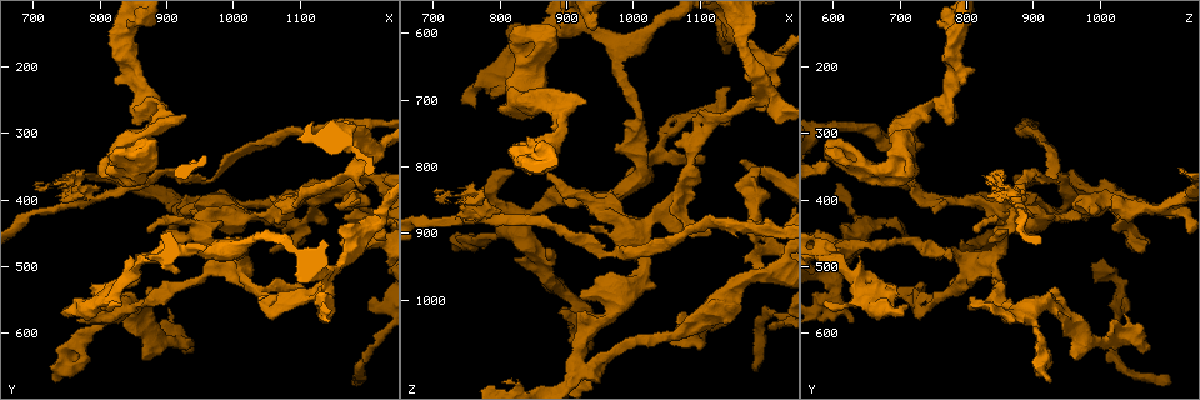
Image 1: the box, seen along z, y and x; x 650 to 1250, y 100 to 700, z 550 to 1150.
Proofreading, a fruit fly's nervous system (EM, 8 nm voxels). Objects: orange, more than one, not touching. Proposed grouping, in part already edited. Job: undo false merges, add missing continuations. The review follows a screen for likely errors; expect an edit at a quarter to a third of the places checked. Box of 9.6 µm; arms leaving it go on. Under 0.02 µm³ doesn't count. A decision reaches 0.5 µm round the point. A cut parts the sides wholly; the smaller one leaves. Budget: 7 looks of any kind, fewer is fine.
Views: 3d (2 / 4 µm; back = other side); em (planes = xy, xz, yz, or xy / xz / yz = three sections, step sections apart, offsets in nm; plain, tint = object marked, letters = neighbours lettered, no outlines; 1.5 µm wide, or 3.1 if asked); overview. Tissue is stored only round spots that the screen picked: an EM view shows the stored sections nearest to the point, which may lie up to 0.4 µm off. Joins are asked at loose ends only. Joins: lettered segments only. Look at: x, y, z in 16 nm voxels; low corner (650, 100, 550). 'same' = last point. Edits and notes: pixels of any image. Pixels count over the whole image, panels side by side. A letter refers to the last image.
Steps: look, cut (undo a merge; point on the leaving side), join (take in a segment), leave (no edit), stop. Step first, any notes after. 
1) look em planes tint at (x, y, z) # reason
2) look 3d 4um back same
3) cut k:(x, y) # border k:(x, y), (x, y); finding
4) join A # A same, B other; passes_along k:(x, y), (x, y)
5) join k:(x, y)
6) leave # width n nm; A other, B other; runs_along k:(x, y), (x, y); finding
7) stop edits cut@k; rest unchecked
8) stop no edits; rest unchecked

look em planes letters at (1205, 570, 1045) # an open end

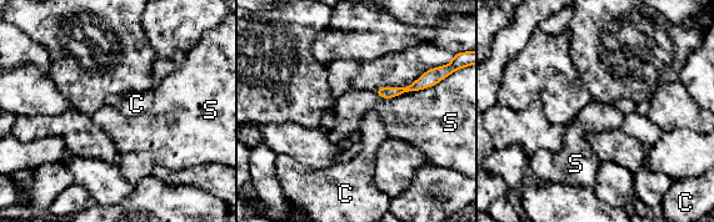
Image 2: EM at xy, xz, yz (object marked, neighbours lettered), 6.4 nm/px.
leave # C other, S other; border 2:(438, 81), (392, 97), (373, 91); no lettered segment goes on from it

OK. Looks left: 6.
look em xy step 4 letters at (1120, 390, 900) # an open end

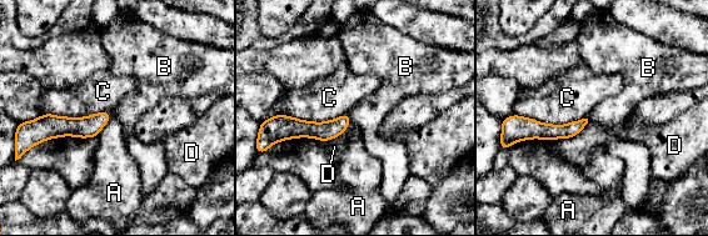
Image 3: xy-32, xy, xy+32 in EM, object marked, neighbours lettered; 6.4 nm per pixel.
look em planes letters same

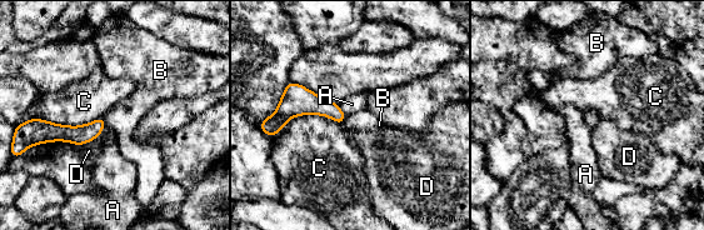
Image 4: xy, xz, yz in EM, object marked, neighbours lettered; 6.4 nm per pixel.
leave # longest_contact C 460 nm; A other, B other, C other, D other; runs_along 4:(100, 121), (86, 133), (35, 126); no lettered segment goes on from it

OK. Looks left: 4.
look 3d 2um back at (960, 370, 935) # a narrow waist

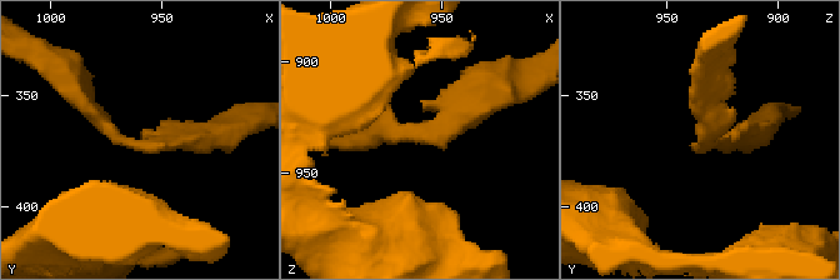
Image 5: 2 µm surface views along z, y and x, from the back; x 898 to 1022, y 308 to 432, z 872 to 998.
look em planes letters at (963, 371, 929) # now the EM

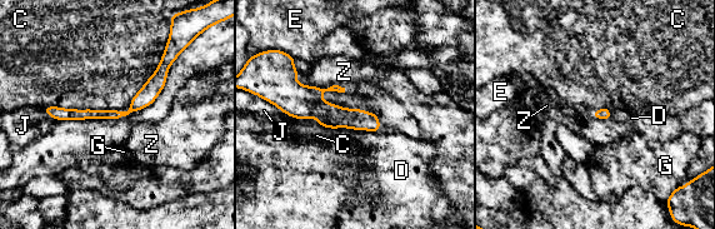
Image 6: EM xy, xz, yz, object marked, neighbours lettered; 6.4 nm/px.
leave # width 70 nm; C other, D other, E other, G other, J other, Z other; all the same neuron

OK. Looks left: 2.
stop no edits; rest unchecked

